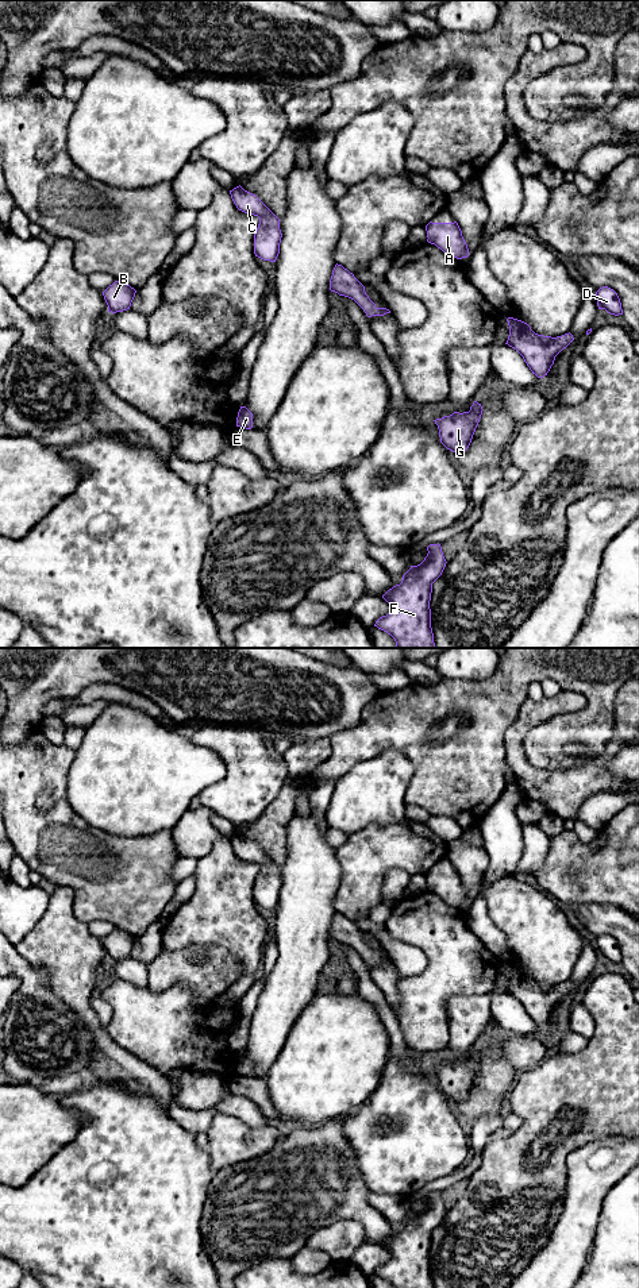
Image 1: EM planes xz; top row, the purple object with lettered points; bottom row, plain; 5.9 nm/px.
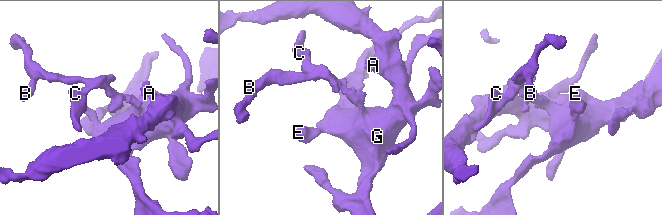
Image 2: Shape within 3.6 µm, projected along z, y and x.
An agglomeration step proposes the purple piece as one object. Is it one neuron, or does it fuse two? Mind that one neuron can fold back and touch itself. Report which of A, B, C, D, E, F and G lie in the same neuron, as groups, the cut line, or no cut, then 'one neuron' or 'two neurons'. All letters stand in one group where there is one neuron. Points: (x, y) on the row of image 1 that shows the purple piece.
A B C D E F G | no cut | one neuron

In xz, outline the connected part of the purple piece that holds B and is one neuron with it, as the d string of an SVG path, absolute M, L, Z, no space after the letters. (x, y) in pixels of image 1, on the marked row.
M115 281L103 292L108 312L116 313L130 309L135 293L136 290L130 285Z

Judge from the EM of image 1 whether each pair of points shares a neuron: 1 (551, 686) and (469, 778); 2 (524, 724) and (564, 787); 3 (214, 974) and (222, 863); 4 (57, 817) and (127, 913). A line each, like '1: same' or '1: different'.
1: different
2: same
3: different
4: same

